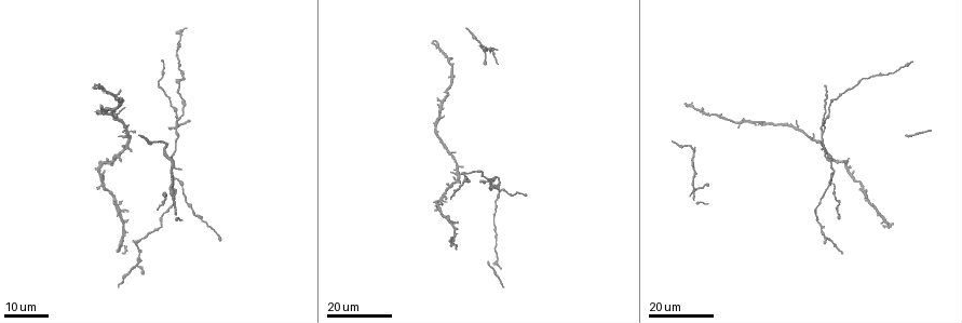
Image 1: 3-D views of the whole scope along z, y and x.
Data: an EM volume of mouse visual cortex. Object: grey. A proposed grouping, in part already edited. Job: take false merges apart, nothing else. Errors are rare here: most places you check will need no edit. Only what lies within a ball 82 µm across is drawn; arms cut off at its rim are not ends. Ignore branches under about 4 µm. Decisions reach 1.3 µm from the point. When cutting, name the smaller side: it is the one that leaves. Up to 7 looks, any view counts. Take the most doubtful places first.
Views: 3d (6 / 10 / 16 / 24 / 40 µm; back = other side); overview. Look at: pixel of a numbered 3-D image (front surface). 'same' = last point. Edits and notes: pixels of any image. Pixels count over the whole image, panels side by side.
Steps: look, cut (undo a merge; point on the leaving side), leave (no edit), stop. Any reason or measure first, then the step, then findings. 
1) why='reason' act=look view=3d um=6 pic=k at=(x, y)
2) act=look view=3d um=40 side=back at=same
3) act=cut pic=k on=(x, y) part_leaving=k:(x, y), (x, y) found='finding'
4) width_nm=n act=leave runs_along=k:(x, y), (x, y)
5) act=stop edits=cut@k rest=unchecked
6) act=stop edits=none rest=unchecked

why='side arm on a straight run' act=look view=3d um=16 pic=1 at=(824, 132)

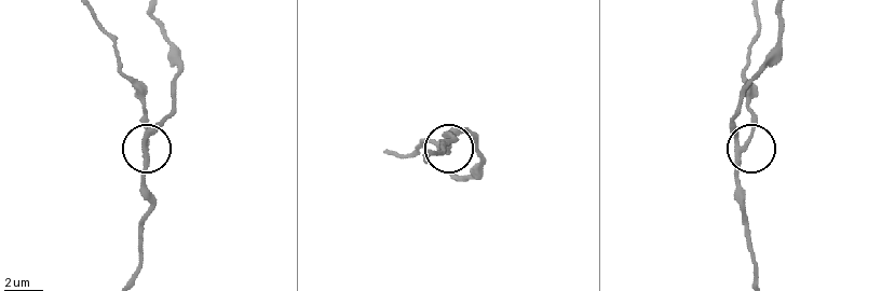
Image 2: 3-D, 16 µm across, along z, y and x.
why='zoom in' act=look view=3d um=6 pic=2 at=(744, 144)

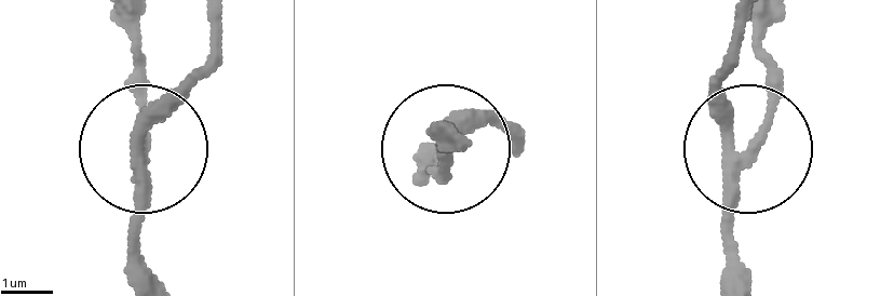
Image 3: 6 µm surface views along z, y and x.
width_nm=230 act=cut pic=3 on=(131, 90) found='two cells meet here'

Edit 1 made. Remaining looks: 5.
why='four or more arms meet' act=look view=3d um=24 pic=1 at=(115, 99)

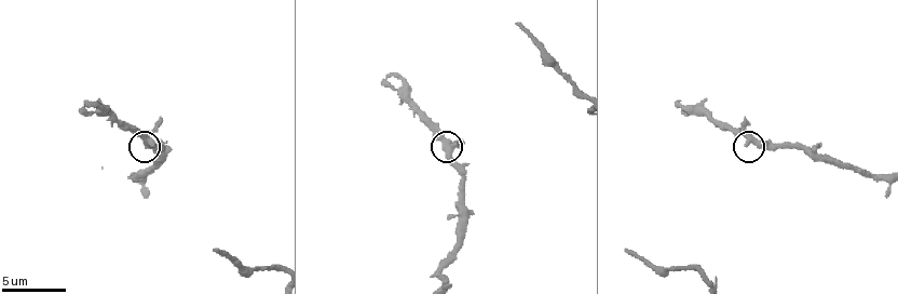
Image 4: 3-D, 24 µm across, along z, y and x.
act=look view=3d um=10 pic=4 at=(749, 139)

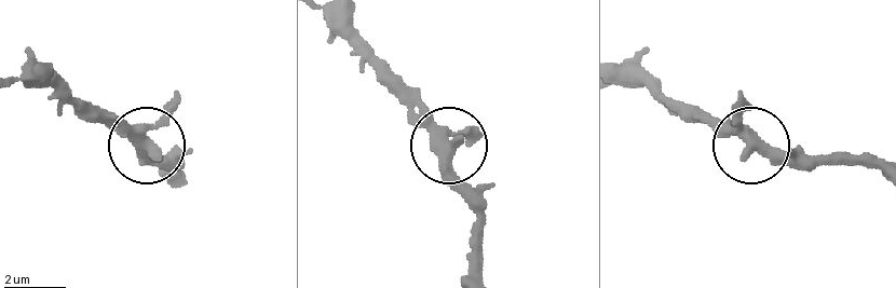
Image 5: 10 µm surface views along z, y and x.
act=leave found='all the same cell'

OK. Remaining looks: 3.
why='branch point' act=look view=3d um=16 pic=1 at=(174, 177)

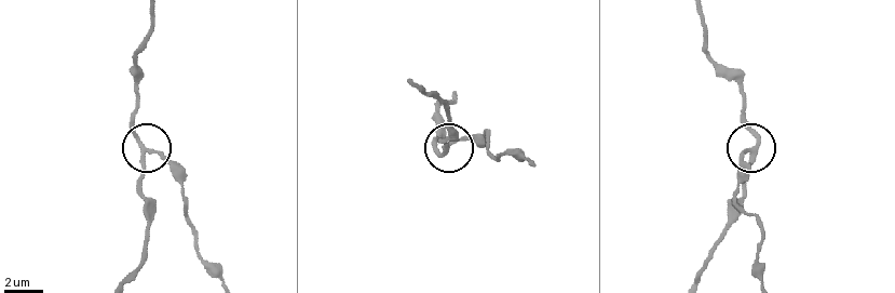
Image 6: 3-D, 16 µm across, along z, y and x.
why='zoom in' act=look view=3d um=6 pic=6 at=(750, 152)

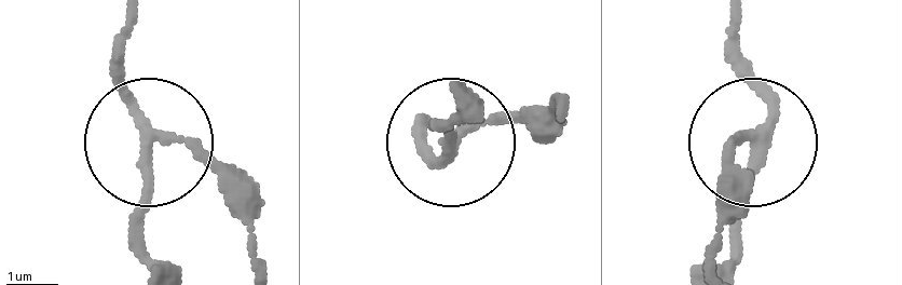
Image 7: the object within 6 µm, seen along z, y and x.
width_nm=200 act=leave found='one cell here'

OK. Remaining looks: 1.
act=stop edits=cut@3 rest=unchecked

